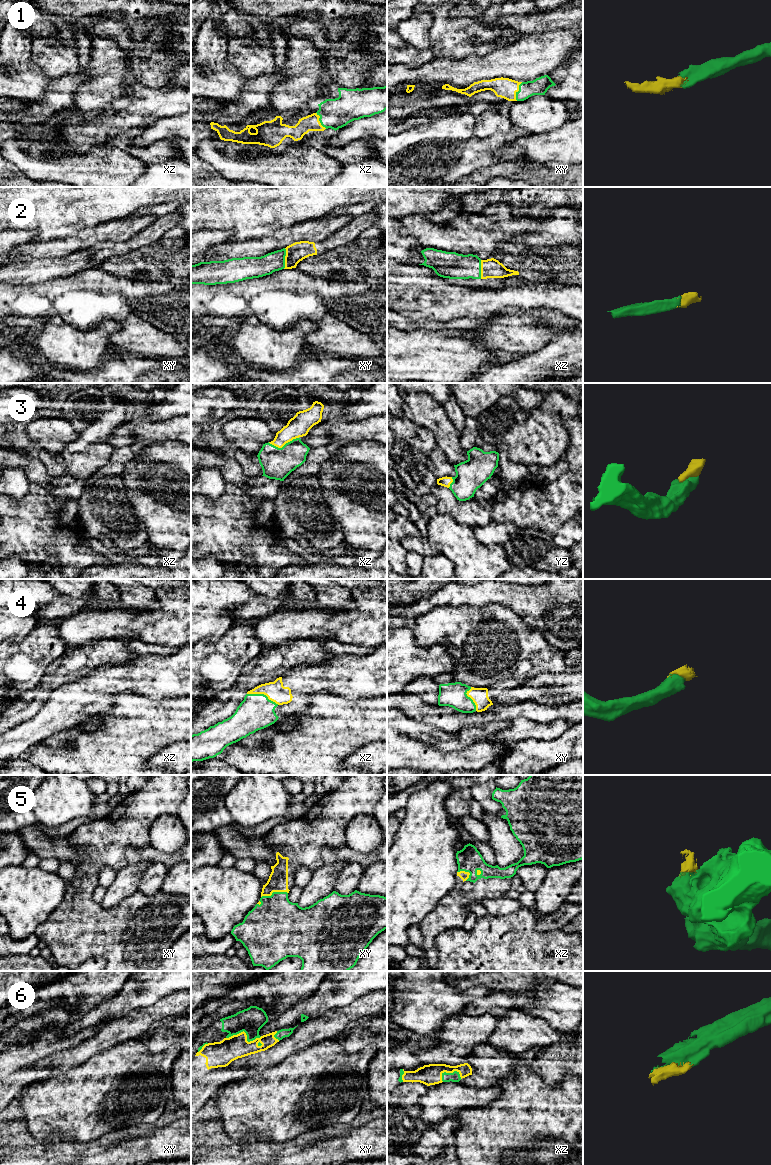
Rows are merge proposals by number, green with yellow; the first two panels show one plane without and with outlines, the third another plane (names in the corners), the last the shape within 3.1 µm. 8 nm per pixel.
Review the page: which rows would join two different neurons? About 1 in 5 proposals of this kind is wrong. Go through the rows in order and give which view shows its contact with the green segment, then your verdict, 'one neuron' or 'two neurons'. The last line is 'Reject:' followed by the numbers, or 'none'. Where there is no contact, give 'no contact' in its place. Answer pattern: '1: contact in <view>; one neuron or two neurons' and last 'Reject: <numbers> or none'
1: contact in xy; one neuron
2: contact in xy; one neuron
3: contact in xz; one neuron
4: contact in xz; one neuron
5: contact in xy; one neuron
6: contact in xy; one neuron
Reject: none

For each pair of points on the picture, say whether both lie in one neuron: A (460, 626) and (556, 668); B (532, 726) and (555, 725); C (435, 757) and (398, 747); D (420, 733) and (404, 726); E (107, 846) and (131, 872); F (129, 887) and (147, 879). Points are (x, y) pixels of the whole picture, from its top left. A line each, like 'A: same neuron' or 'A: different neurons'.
A: same neuron
B: same neuron
C: same neuron
D: same neuron
E: different neurons
F: different neurons

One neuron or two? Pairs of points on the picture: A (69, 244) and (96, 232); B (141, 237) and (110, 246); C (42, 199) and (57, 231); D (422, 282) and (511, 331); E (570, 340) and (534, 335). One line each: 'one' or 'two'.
A: one
B: one
C: one
D: two
E: two

